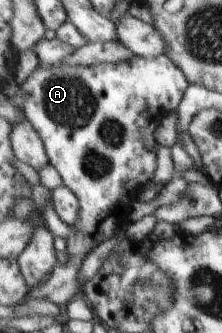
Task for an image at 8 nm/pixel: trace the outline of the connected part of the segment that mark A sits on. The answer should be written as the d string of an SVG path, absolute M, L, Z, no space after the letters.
M166 54L160 56L160 58L137 56L136 58L132 58L132 60L128 60L128 62L120 62L120 64L104 62L92 66L84 66L84 64L70 64L70 62L67 61L63 64L52 66L40 64L24 82L22 85L24 96L26 97L24 111L28 118L34 122L34 128L40 132L40 136L42 136L42 140L44 140L47 146L51 163L60 170L65 180L65 184L72 188L78 195L81 204L81 212L80 220L78 220L78 224L75 225L76 234L72 234L68 240L67 251L70 256L69 262L65 266L56 267L48 282L36 286L36 288L29 293L29 296L26 296L26 300L22 300L22 303L31 299L47 299L50 300L50 302L54 302L54 304L64 306L64 304L69 305L78 296L84 295L86 282L80 280L80 270L82 270L82 266L84 266L84 260L86 260L96 248L100 248L104 242L114 238L114 234L116 234L116 228L118 228L118 192L122 190L122 192L126 192L128 198L130 198L130 196L134 194L132 182L134 182L134 184L146 184L146 182L148 182L146 174L156 172L156 168L158 168L158 140L156 140L156 132L158 132L160 124L164 122L164 112L162 112L162 110L166 110L167 113L176 111L176 108L179 108L180 104L182 104L190 85L191 83L188 74L186 74L186 72L184 72L184 70Z

